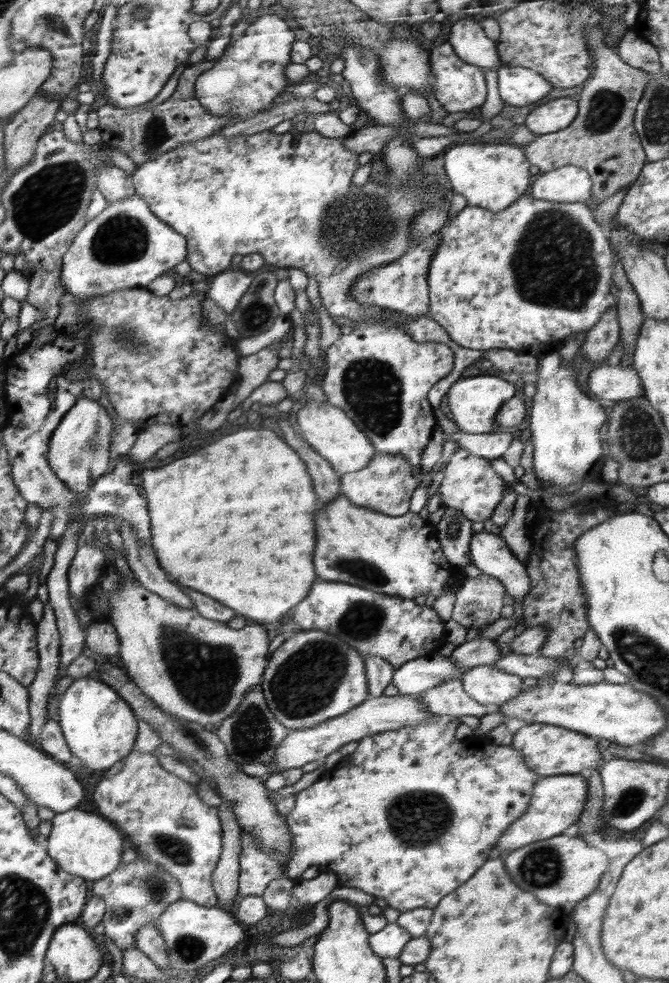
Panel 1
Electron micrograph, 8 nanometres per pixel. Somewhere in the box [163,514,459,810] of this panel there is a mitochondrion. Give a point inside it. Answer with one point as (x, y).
(306, 683)

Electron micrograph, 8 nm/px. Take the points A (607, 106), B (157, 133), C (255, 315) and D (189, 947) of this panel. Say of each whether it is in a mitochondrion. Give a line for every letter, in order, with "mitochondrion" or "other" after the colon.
A: mitochondrion
B: mitochondrion
C: mitochondrion
D: mitochondrion

